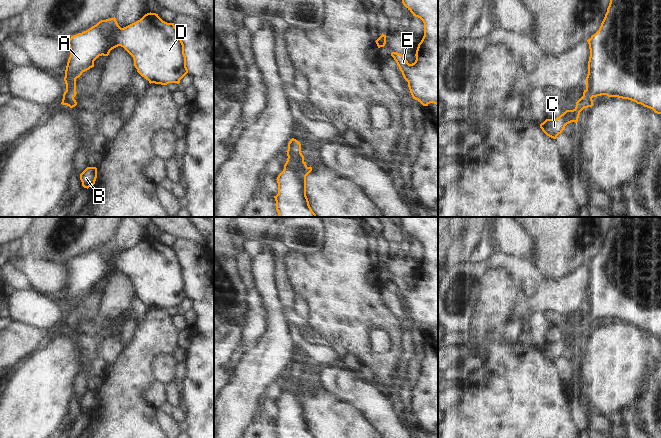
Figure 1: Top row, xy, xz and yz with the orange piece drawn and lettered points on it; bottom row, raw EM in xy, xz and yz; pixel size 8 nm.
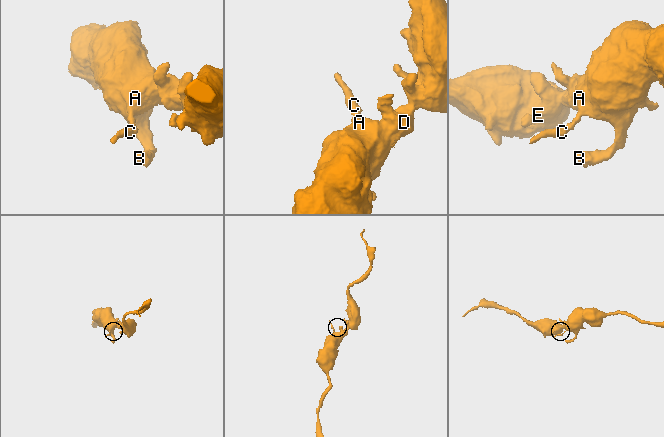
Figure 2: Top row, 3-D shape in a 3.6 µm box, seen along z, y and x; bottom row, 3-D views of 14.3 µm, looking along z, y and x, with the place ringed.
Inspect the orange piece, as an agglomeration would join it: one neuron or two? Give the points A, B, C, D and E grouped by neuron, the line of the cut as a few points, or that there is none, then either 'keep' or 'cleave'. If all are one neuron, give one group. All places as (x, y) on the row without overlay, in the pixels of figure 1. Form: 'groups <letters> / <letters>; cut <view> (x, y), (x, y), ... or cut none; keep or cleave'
groups A B C D E; cut none; keep

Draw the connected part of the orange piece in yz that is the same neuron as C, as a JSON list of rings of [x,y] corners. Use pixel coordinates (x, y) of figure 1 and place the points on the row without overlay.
[[[612,217],[609,230],[599,254],[587,264],[590,273],[586,313],[573,334],[566,334],[556,343],[540,348],[542,355],[556,363],[565,350],[578,346],[580,336],[593,330],[593,321],[607,319],[628,323],[661,338],[661,217]]]

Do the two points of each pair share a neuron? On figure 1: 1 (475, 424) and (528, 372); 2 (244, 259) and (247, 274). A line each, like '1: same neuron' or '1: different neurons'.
1: same neuron
2: same neuron

